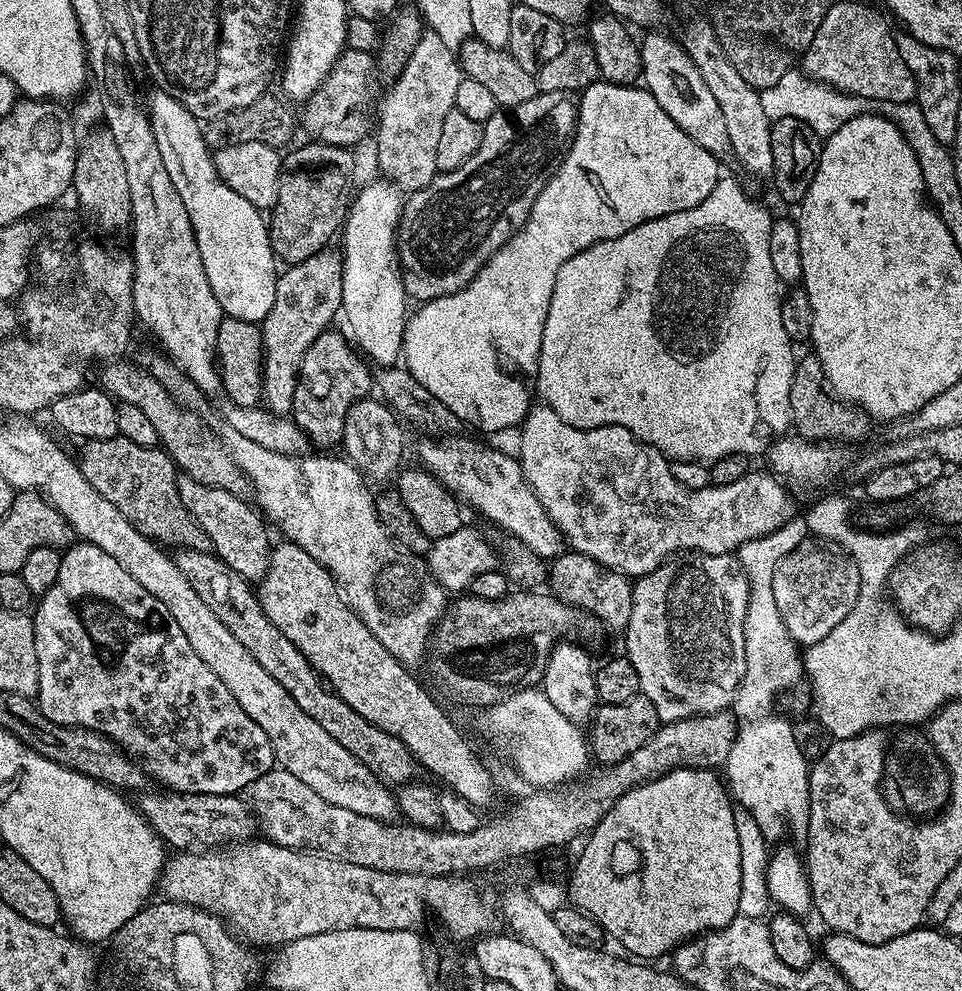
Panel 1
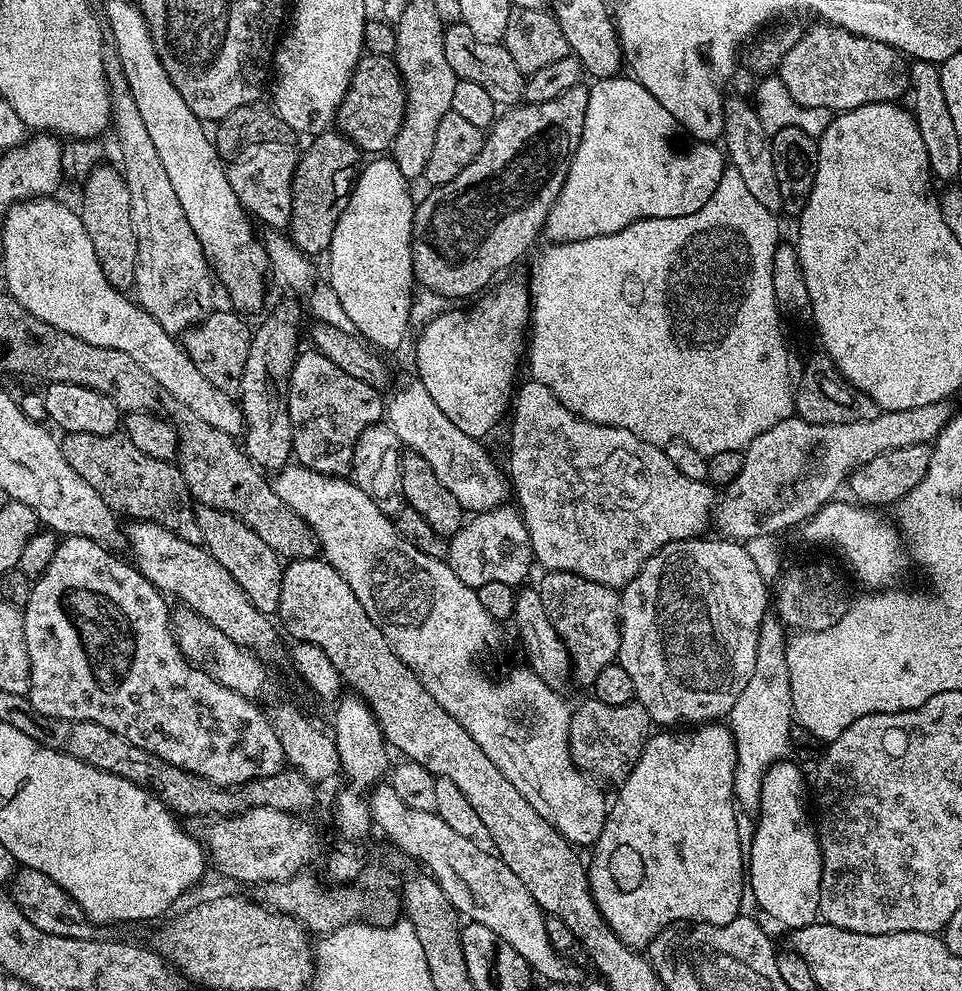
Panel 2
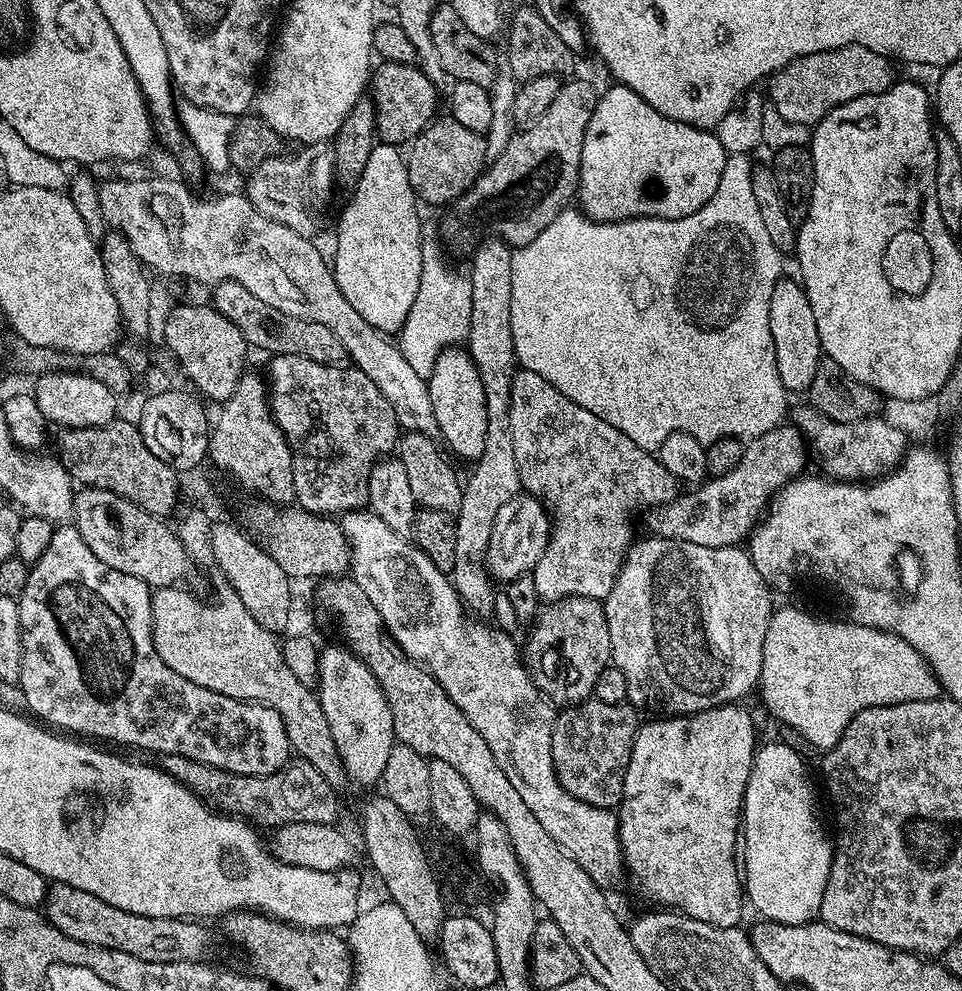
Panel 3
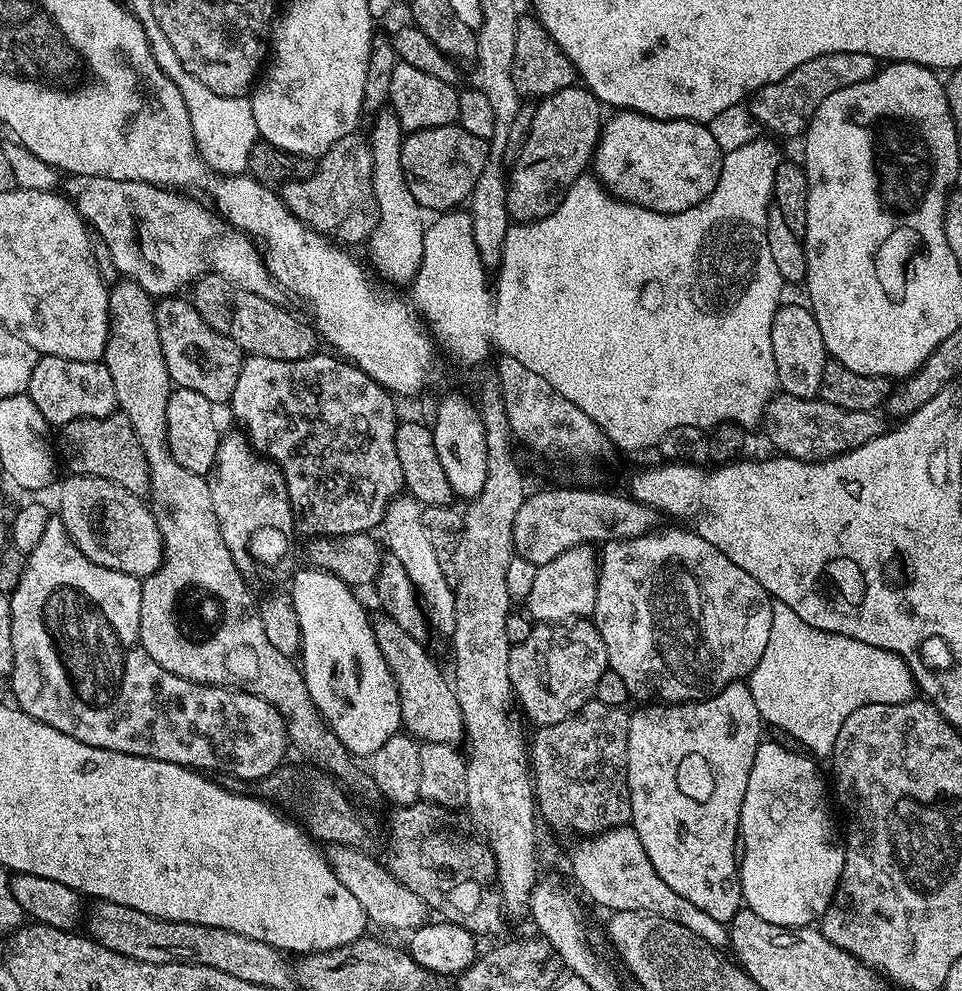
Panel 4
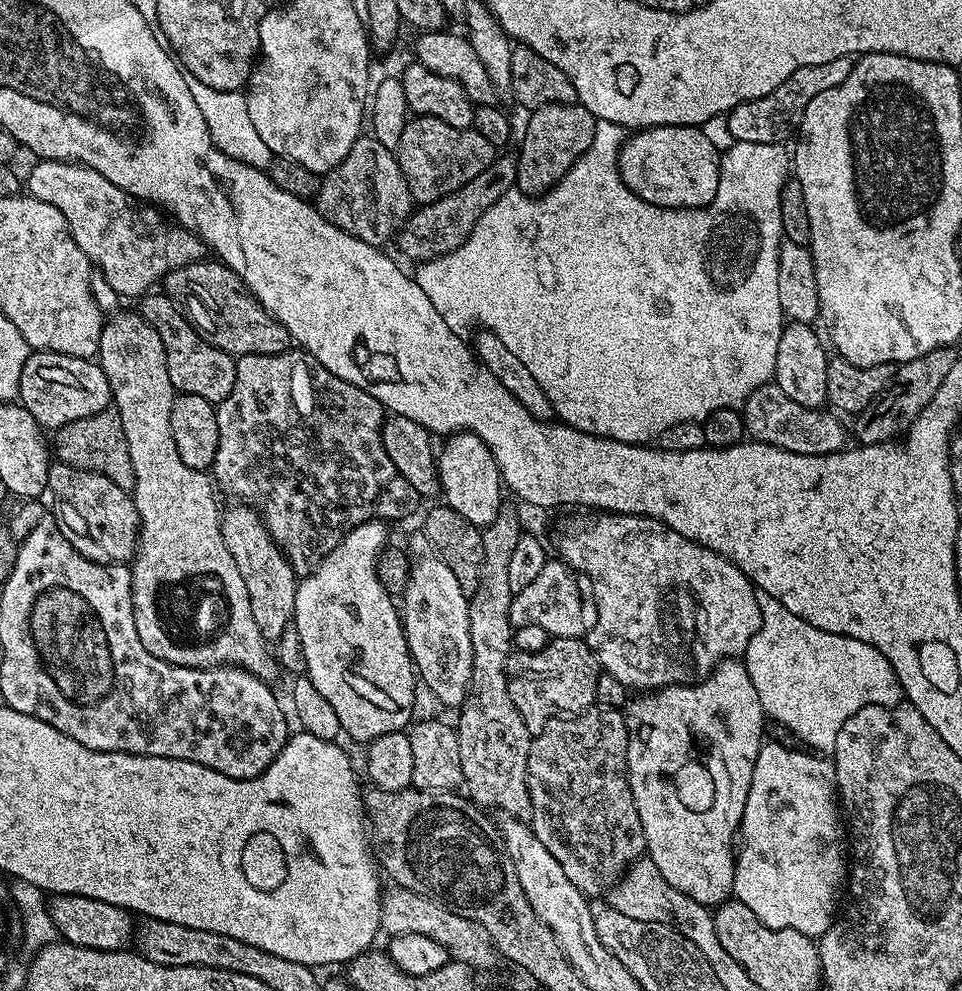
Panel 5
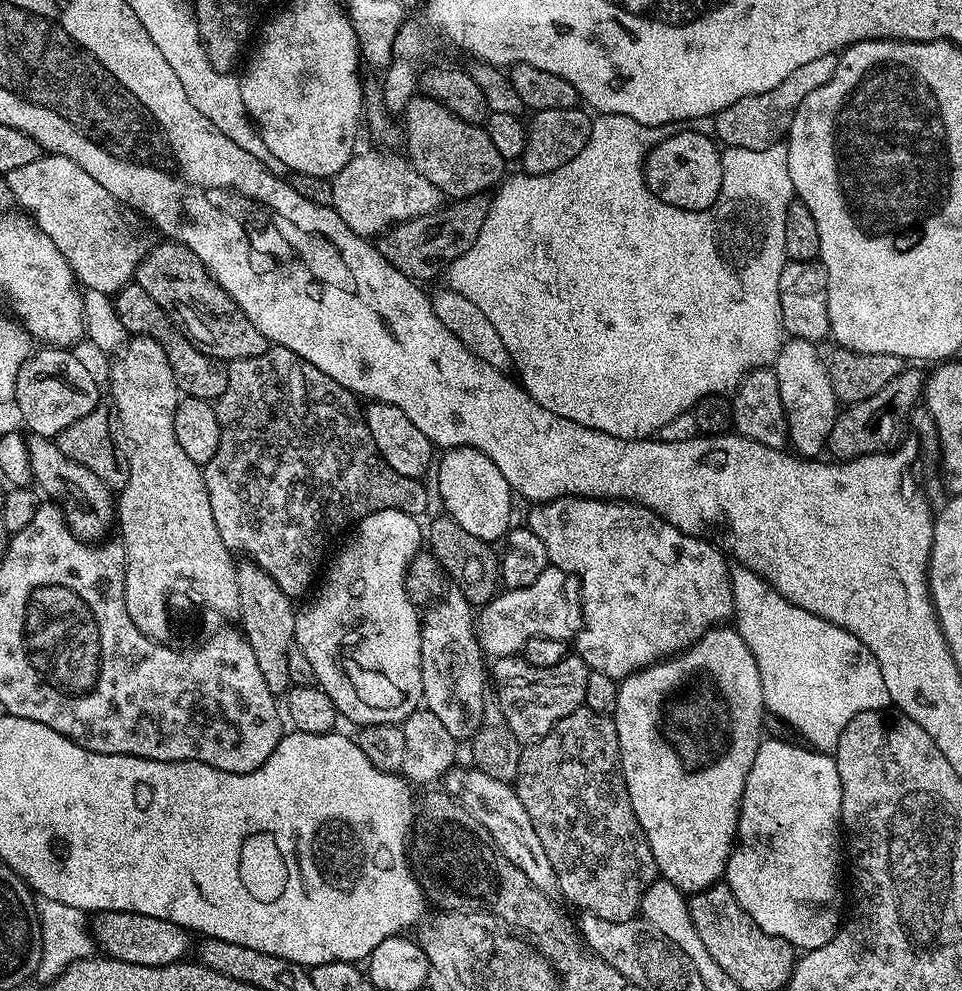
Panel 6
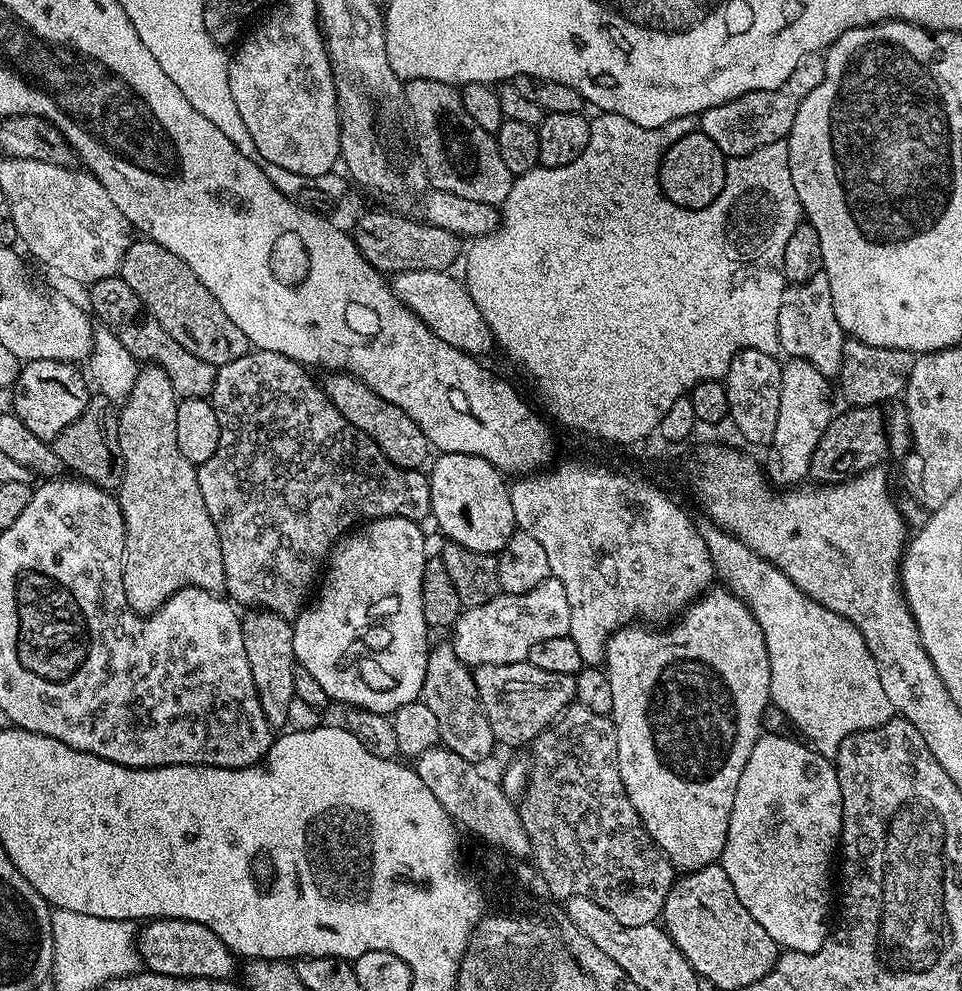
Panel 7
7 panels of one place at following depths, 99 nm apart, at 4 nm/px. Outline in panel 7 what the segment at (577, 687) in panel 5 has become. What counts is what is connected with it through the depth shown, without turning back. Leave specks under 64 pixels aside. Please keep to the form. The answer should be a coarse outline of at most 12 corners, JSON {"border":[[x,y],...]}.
{"border":[[538,666],[471,669],[497,745],[531,745],[576,699]]}

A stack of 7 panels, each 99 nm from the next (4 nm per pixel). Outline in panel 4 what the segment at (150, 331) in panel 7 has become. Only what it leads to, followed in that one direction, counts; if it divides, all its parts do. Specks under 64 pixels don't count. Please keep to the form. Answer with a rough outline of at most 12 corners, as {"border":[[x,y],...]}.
{"border":[[180,294],[157,299],[173,385],[227,405],[245,353]]}

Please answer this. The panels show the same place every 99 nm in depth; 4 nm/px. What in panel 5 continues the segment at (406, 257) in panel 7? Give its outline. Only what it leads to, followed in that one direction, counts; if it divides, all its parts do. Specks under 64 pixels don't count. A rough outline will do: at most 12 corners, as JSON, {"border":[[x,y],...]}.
{"border":[[499,153],[466,186],[421,205],[396,238],[423,262],[464,244],[516,185],[519,153]]}

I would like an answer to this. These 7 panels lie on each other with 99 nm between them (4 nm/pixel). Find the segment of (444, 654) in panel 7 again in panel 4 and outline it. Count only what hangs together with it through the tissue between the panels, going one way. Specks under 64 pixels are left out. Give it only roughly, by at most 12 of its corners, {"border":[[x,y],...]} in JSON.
{"border":[[393,496],[382,525],[426,620],[451,637],[453,581],[444,577],[414,497]]}

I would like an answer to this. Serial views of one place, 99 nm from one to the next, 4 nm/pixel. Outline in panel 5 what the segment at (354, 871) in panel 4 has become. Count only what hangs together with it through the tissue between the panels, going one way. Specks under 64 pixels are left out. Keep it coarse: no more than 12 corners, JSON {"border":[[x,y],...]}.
{"border":[[389,887],[380,927],[426,934],[473,970],[498,953],[473,920],[405,888]]}

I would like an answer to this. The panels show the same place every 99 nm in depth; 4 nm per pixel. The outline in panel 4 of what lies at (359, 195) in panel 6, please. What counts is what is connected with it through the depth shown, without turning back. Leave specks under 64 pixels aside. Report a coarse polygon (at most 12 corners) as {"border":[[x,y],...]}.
{"border":[[338,138],[278,195],[344,246],[376,225],[372,146]]}

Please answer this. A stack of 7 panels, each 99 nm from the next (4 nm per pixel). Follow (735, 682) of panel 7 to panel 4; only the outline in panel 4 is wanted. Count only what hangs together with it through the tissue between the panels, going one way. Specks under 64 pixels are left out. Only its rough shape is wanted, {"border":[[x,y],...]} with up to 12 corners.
{"border":[[747,683],[628,718],[630,826],[727,925],[762,721]]}

